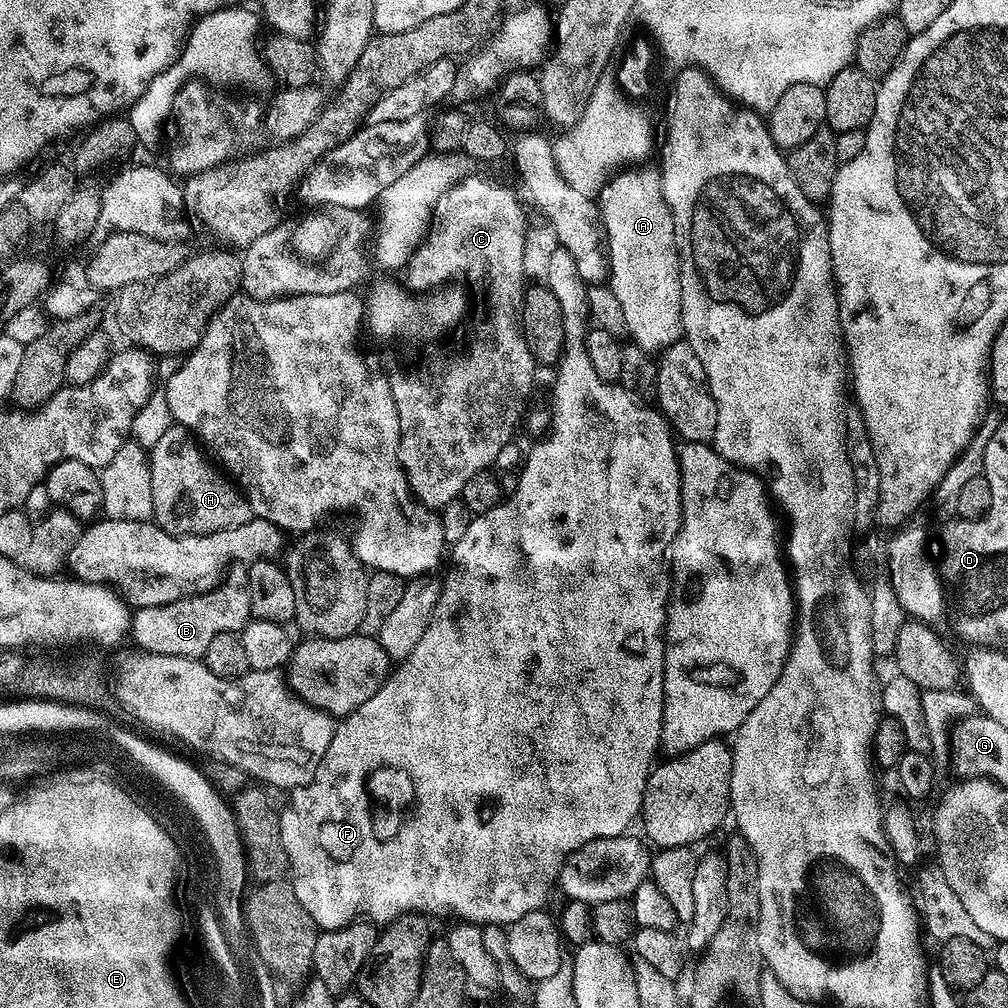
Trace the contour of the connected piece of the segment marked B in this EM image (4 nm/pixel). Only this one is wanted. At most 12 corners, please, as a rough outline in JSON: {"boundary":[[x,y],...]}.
{"boundary":[[248,569],[217,588],[133,611],[135,647],[200,658],[251,616]]}

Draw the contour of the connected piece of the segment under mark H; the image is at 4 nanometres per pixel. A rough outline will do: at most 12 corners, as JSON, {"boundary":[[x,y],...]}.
{"boundary":[[173,423],[149,449],[152,514],[176,536],[250,522],[243,492]]}

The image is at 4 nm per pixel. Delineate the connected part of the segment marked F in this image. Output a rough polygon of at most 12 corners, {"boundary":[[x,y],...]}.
{"boundary":[[554,371],[279,809],[317,929],[509,926],[661,747],[678,440]]}

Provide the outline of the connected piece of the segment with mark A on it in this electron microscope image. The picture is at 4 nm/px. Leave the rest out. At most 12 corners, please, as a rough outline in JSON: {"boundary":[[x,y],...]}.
{"boundary":[[660,169],[599,189],[631,343],[681,339],[680,263]]}

